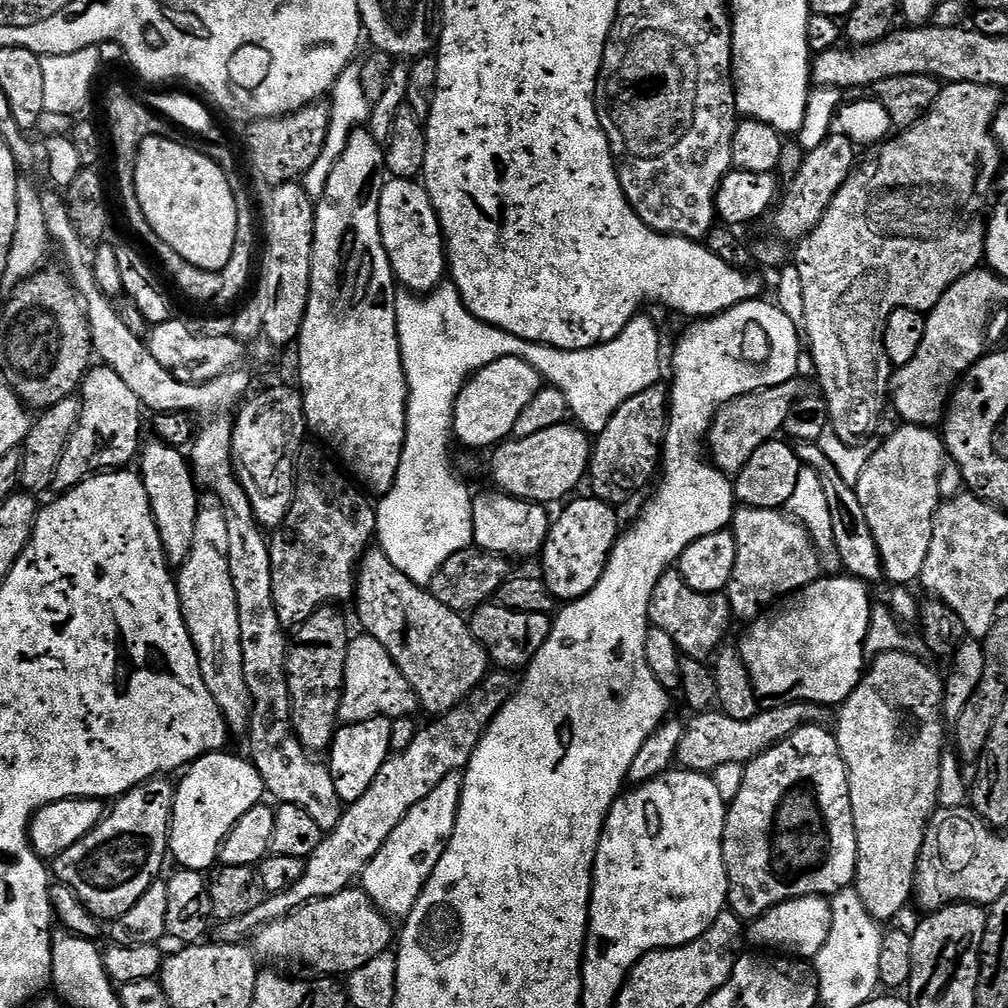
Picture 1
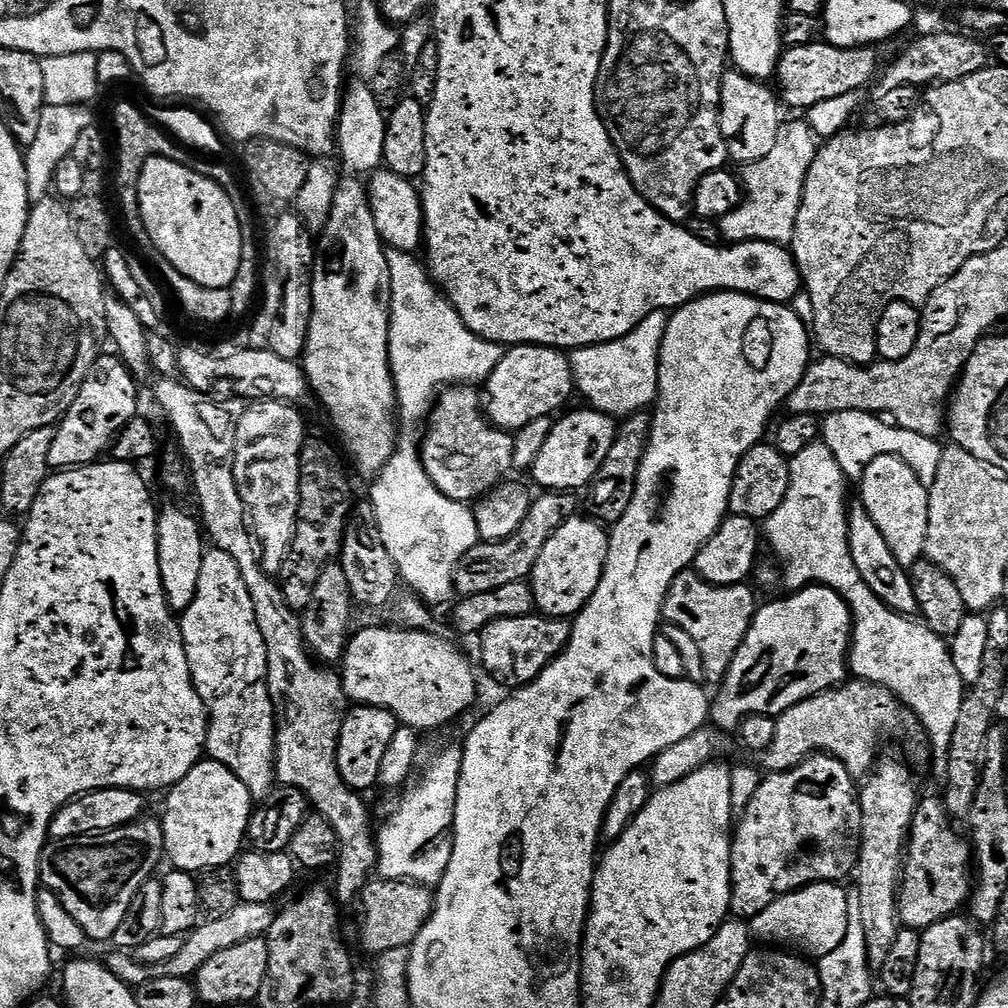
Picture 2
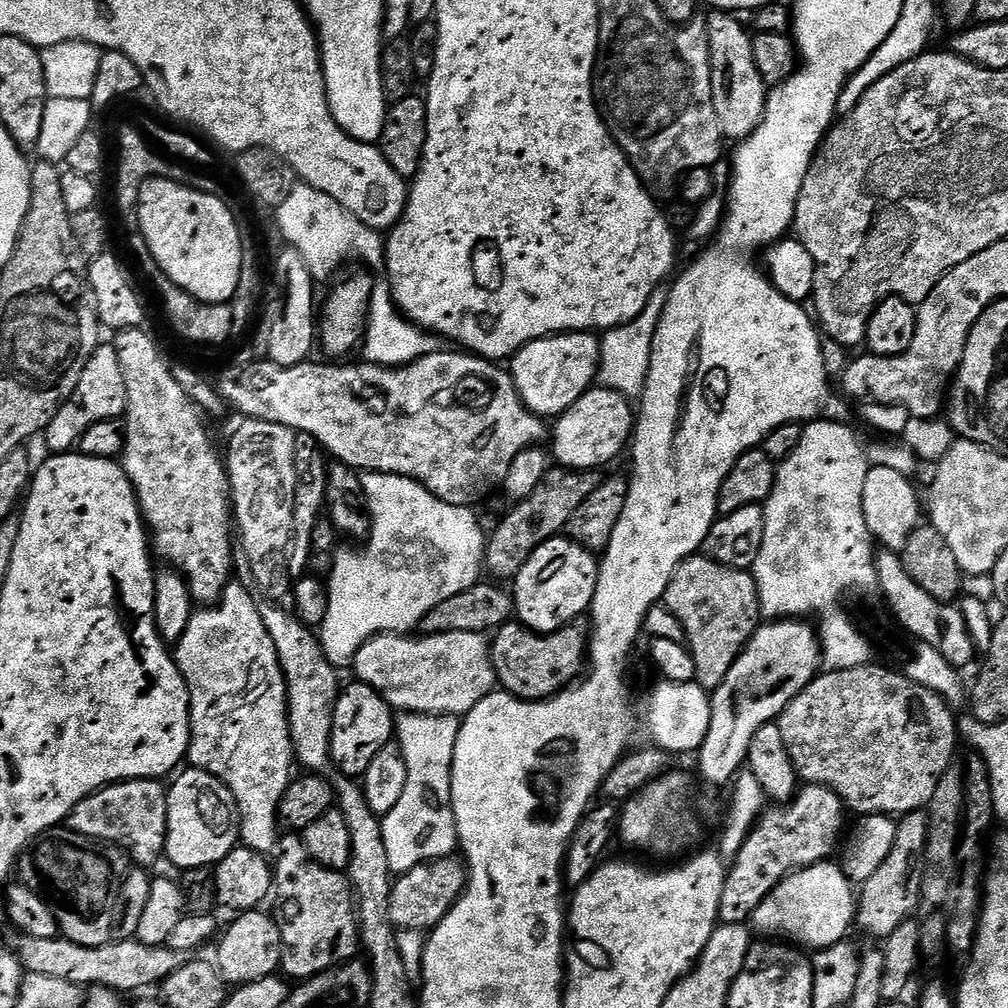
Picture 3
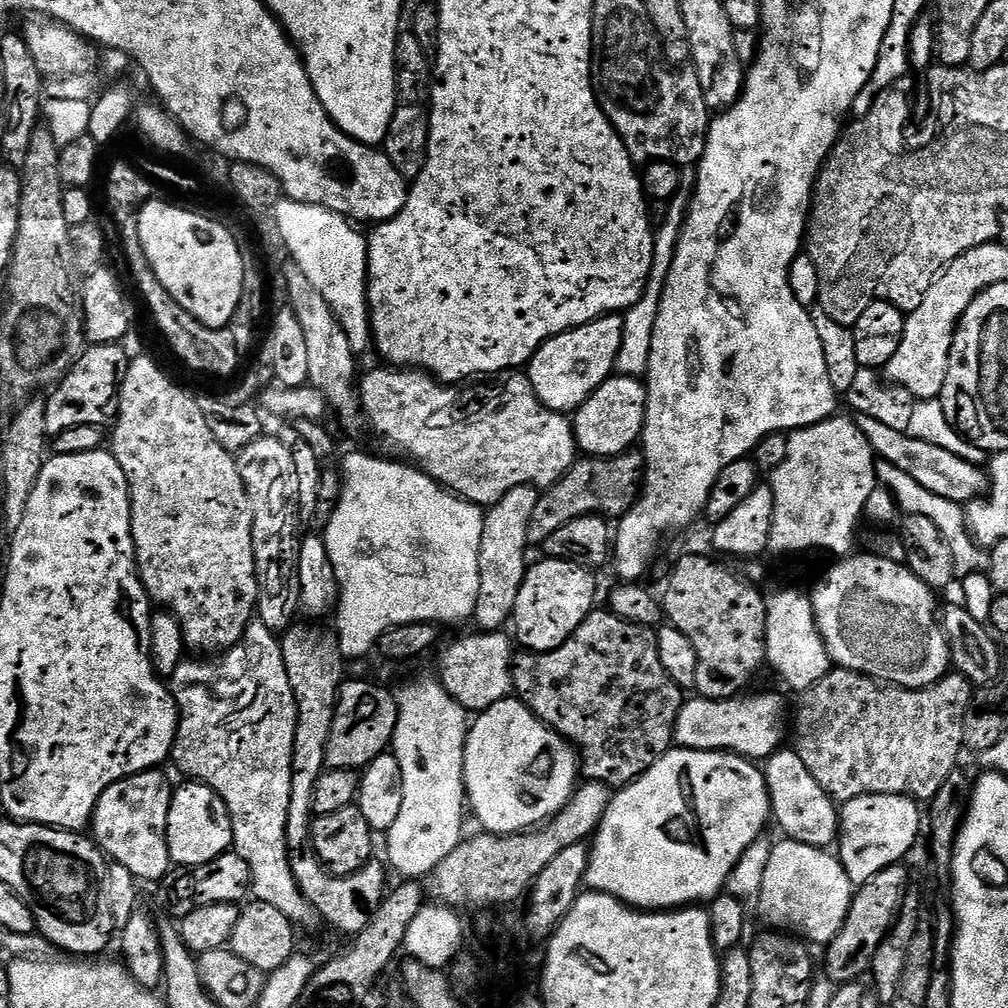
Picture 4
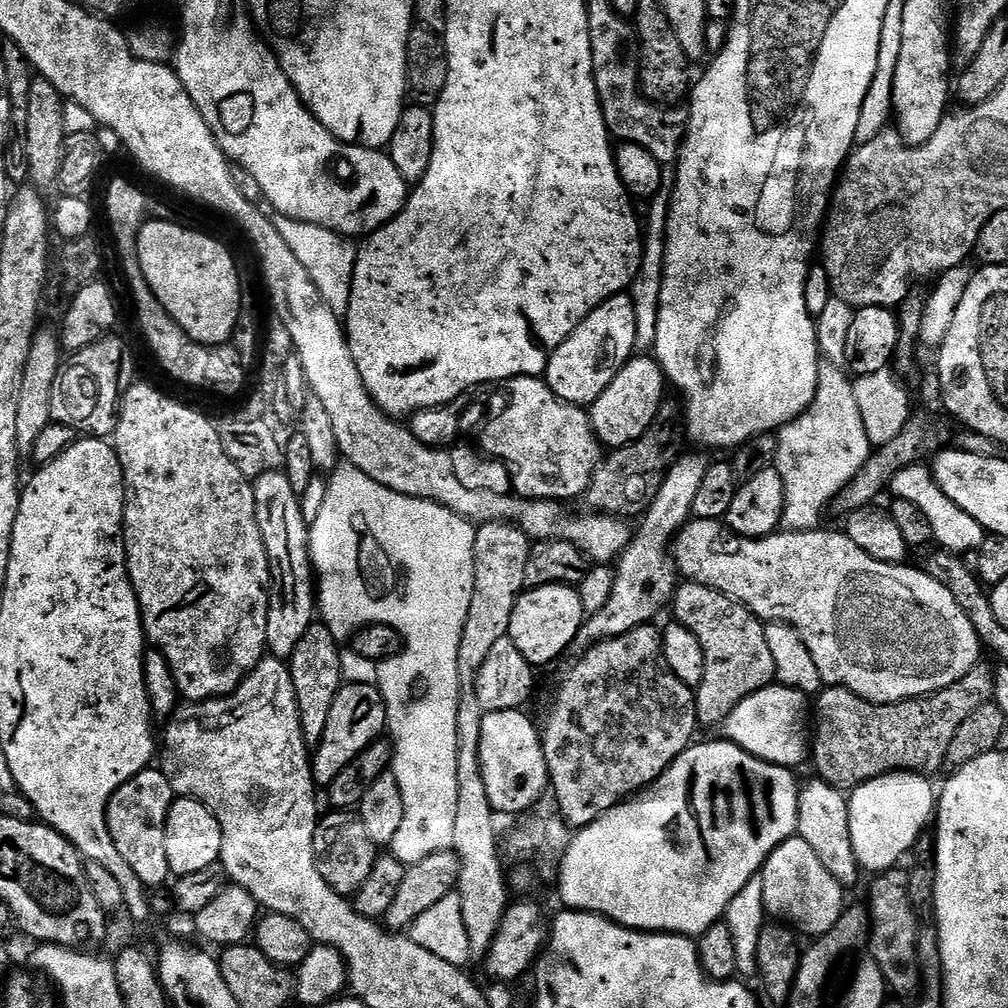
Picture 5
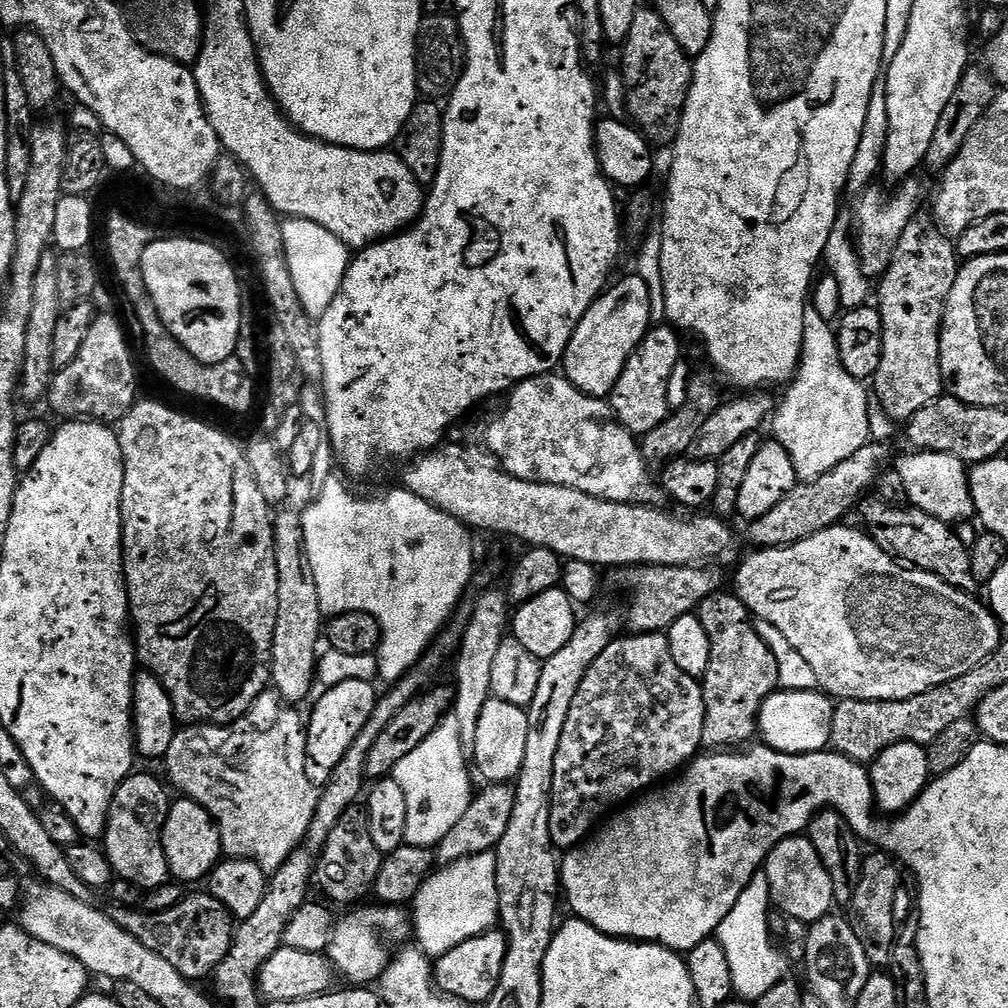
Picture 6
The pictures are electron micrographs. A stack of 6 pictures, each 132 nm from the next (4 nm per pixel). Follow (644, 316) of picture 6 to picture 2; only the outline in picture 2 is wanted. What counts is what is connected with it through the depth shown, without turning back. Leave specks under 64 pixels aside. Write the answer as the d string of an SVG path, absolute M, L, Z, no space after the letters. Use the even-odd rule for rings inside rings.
M517 344L504 353L502 362L486 381L486 415L493 425L505 430L515 430L534 422L534 418L546 418L559 413L564 403L574 396L571 359L561 349L549 348L543 344Z

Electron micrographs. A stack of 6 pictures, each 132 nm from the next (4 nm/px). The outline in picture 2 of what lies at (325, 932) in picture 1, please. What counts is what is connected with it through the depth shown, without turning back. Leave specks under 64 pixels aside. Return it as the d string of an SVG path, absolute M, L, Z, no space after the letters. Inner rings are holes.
M373 878L360 892L358 909L360 908L360 944L371 954L379 954L386 950L398 950L408 948L418 938L422 926L432 913L434 892L431 887L422 884L413 884L411 880L385 880Z

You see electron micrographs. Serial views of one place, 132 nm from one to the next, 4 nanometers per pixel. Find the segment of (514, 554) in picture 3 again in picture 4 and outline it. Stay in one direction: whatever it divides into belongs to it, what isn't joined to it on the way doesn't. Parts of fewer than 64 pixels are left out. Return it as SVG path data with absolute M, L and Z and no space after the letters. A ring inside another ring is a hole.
M636 450L620 456L577 459L575 466L553 488L541 491L538 506L534 506L534 514L530 514L529 545L543 545L554 530L562 530L562 526L583 516L619 518L626 515L640 496L643 470L643 455Z

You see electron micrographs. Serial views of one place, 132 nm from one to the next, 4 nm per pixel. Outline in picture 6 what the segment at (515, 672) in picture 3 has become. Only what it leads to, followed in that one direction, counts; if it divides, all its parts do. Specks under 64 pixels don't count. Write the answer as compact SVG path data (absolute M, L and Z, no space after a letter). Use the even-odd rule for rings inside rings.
M665 633L627 635L613 639L606 650L594 658L594 666L586 670L586 678L582 678L582 686L578 686L578 694L574 694L574 706L570 706L570 714L566 714L562 742L558 742L558 755L554 758L550 806L550 838L560 850L583 844L613 809L679 773L702 748L704 690L701 681L678 670L674 658L670 658Z

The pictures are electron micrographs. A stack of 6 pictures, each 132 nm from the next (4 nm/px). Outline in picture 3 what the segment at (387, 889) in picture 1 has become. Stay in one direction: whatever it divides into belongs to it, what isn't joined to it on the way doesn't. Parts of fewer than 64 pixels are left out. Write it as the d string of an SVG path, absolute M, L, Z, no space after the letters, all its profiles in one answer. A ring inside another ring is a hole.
M404 714L399 717L394 732L402 754L406 758L406 790L398 806L383 817L386 858L390 858L393 873L403 874L419 864L429 864L431 860L451 857L457 851L456 819L452 809L452 763L454 746L458 742L461 721L454 716L417 716Z

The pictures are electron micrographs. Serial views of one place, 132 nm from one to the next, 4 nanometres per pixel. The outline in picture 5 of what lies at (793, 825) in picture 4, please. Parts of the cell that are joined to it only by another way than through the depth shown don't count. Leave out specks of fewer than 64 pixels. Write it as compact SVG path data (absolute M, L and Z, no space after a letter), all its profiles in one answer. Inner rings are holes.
M812 778L809 784L805 783L798 798L796 831L799 839L806 841L810 850L818 854L818 862L822 862L822 866L826 866L826 870L834 874L837 882L851 886L862 876L862 869L854 858L854 848L850 846L848 796L841 789L819 778Z

